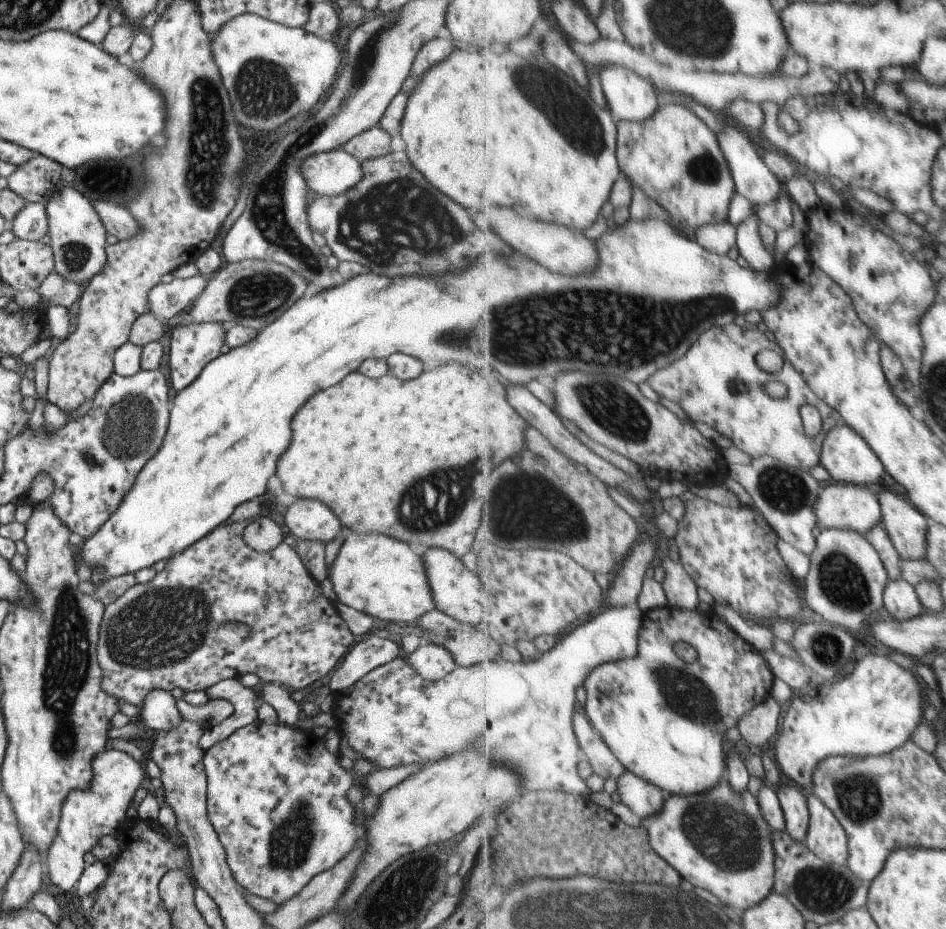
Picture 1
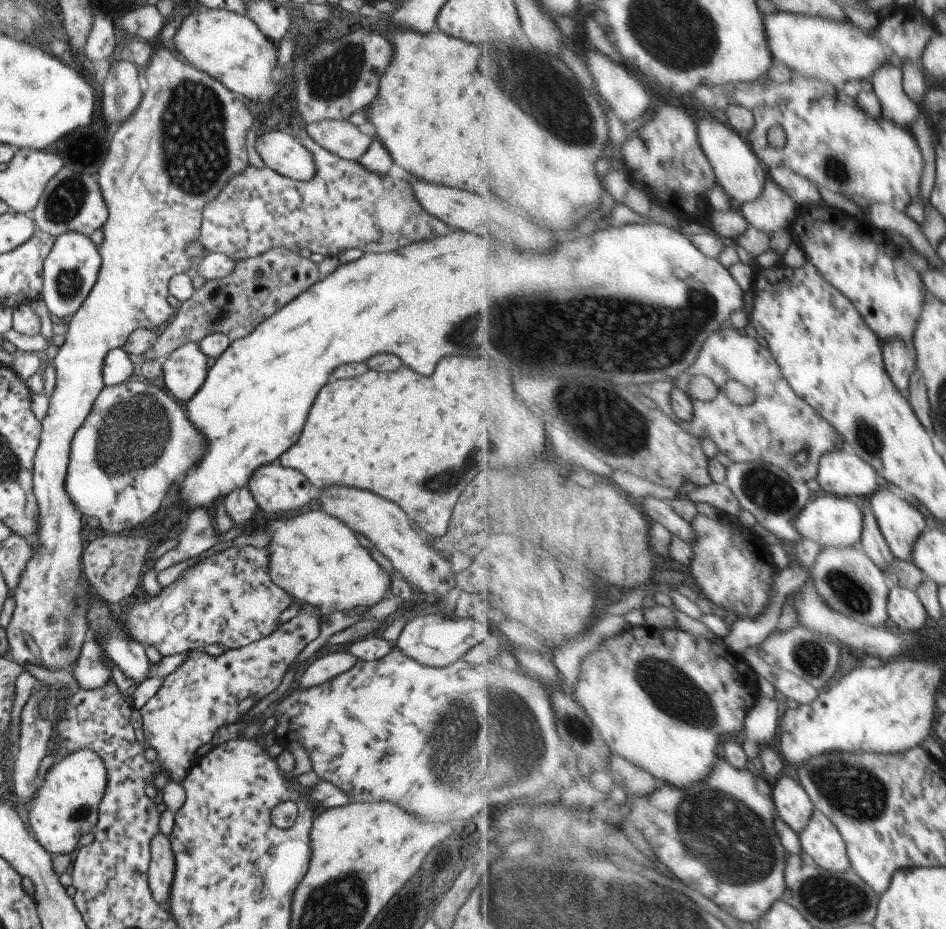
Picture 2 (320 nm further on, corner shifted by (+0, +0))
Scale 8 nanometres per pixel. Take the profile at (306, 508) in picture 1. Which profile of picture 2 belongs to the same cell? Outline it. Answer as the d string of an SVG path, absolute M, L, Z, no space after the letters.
M270 462L252 472L246 484L259 510L267 516L295 512L314 496L310 482L299 471Z

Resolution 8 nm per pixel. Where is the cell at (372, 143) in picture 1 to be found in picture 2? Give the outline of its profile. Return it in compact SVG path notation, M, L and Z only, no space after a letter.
M327 119L306 124L306 133L321 148L350 161L356 161L372 141L371 136L353 126L348 119Z

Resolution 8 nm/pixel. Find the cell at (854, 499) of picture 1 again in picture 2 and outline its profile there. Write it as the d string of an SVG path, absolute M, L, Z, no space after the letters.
M831 493L812 498L795 519L794 527L801 536L818 542L822 547L855 546L857 542L861 542L863 532L865 532L862 502L856 498L837 496Z

